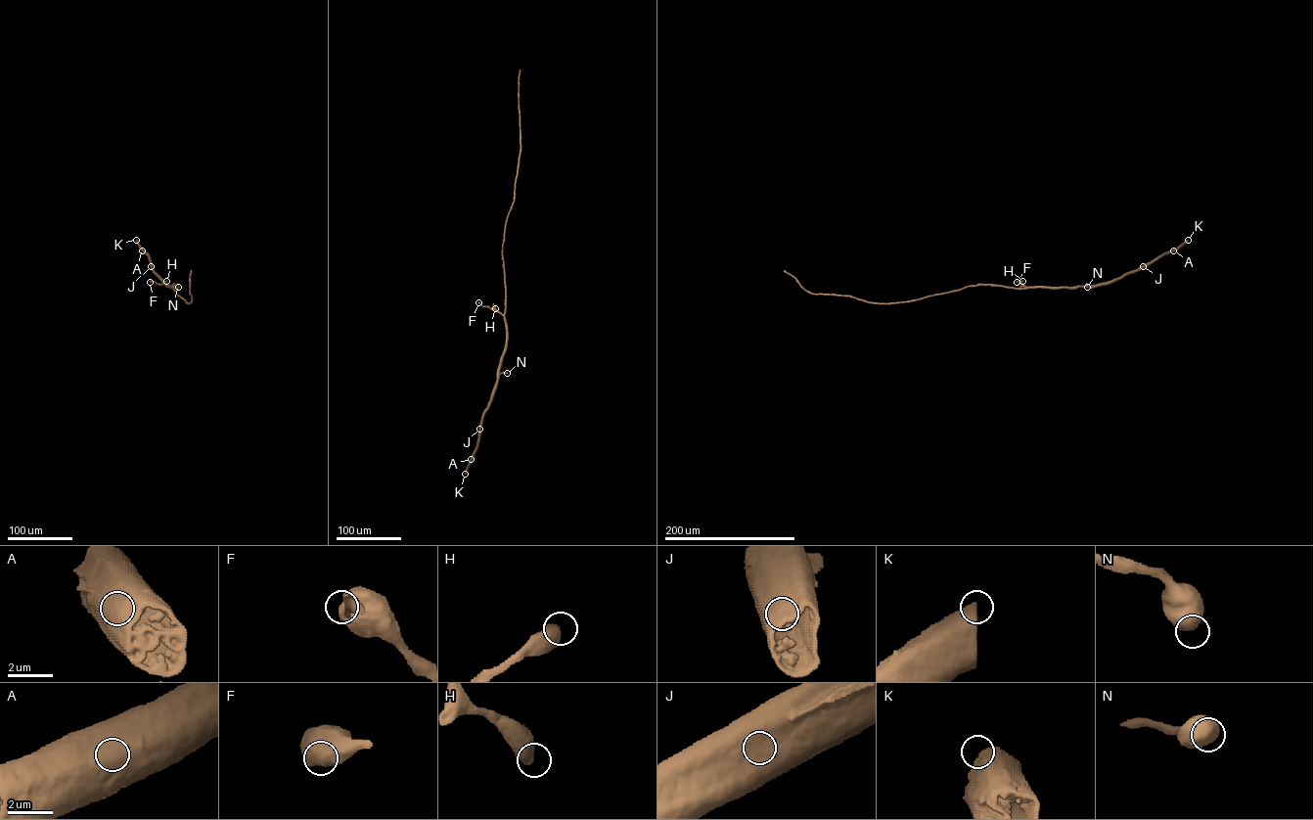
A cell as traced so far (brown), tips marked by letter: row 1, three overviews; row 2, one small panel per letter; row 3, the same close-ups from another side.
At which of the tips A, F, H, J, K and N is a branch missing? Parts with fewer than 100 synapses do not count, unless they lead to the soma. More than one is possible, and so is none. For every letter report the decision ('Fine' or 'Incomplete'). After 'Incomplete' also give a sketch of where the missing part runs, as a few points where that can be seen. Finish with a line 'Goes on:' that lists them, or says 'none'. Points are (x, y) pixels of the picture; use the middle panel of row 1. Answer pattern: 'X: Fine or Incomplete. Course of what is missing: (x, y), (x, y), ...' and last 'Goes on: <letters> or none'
A: Fine
F: Fine
H: Fine
J: Fine
K: Fine
N: Fine
Goes on: none

